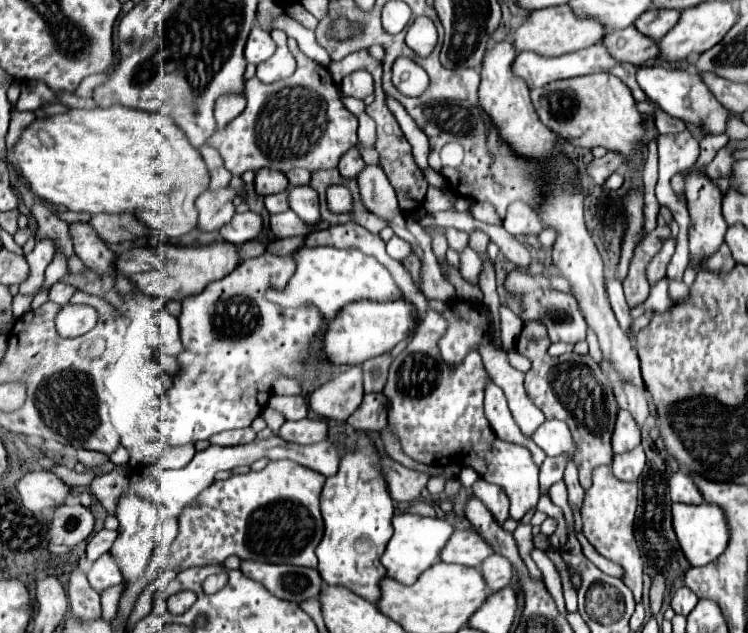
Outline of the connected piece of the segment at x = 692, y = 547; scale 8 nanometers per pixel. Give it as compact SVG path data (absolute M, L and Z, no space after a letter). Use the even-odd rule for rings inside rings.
M674 503L672 505L672 523L676 537L680 541L680 547L690 561L690 565L700 567L706 563L712 563L722 551L726 551L730 543L730 527L726 525L726 513L718 505L700 503L700 505L686 505L686 503Z

